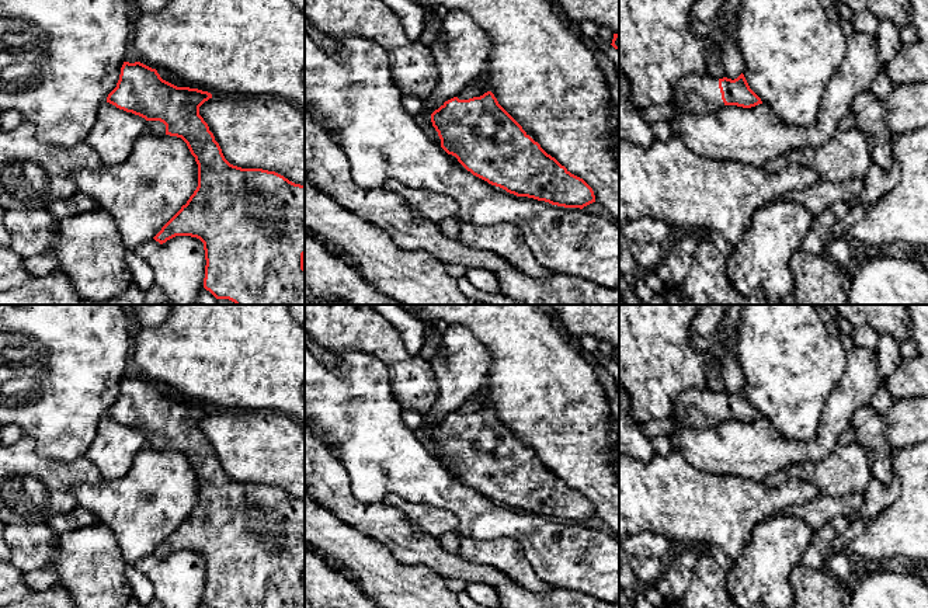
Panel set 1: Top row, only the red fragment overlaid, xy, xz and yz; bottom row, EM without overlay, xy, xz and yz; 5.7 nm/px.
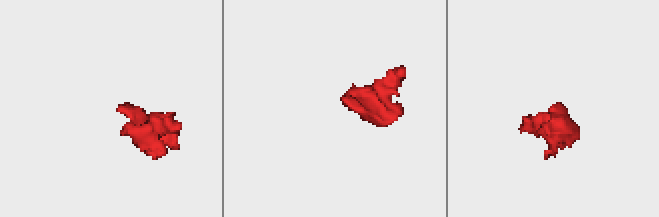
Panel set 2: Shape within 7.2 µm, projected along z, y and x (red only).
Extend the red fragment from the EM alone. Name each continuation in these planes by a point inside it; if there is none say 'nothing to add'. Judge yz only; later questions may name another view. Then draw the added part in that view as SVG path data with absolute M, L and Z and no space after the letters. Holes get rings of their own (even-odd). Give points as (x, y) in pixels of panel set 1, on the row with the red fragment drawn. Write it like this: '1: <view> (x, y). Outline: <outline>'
1: yz (697, 93). Outline: M689 74L674 86L672 104L694 114L713 114L724 103L719 88L719 79L710 74Z

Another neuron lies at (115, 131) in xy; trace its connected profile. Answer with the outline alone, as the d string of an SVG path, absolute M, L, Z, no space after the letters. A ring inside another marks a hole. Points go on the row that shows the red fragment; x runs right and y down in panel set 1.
M104 103L84 142L104 164L114 166L128 159L135 142L146 132L147 121L145 118Z

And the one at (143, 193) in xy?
M146 132L128 159L72 173L79 192L108 211L128 250L152 240L198 187L198 164L177 136Z

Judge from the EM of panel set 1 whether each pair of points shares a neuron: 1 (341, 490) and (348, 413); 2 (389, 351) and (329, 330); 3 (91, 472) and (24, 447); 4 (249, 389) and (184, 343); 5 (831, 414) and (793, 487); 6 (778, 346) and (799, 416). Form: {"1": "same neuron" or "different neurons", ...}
{"1": "different neurons", "2": "same neuron", "3": "same neuron", "4": "same neuron", "5": "different neurons", "6": "same neuron"}

